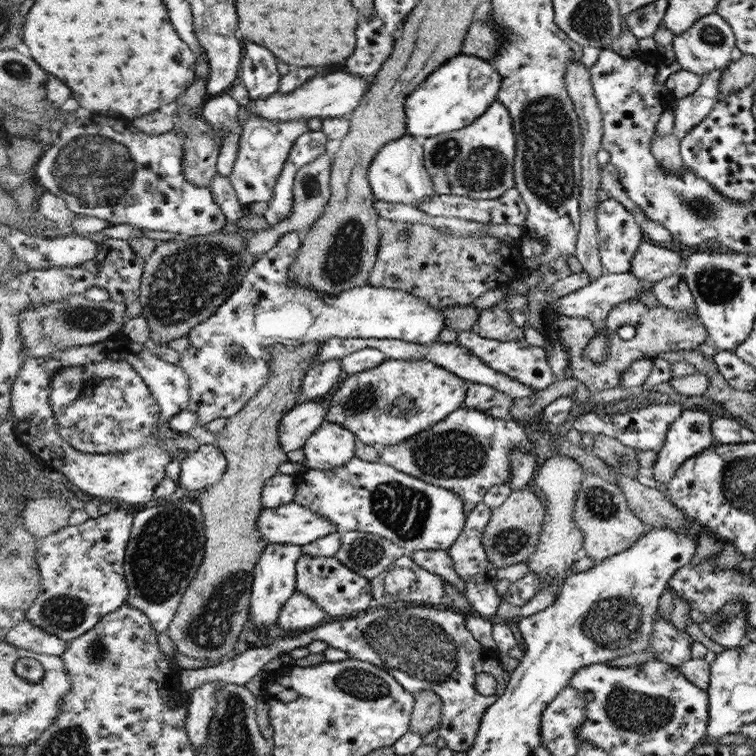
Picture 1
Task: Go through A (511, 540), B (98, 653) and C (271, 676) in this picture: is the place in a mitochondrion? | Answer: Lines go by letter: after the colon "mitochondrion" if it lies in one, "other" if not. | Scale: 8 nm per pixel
A: mitochondrion
B: mitochondrion
C: other

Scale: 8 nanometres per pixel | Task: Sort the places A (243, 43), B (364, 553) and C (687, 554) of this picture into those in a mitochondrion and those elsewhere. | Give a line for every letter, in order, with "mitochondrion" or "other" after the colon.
A: other
B: mitochondrion
C: other

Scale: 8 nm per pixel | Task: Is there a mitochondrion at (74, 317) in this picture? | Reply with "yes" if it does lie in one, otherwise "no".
yes

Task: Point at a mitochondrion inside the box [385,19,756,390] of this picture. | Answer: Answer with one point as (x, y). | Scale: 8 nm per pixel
(546, 133)

